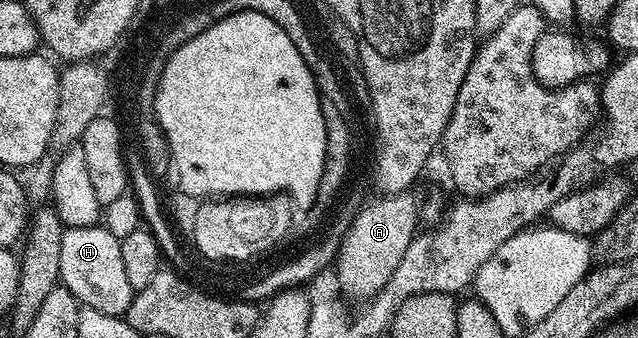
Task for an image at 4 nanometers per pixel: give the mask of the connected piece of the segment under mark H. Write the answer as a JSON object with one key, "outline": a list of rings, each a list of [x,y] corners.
{"outline":[[[98,223],[91,227],[66,229],[63,235],[63,248],[59,254],[60,284],[66,285],[75,295],[75,299],[84,308],[94,309],[103,315],[124,318],[131,307],[135,290],[127,283],[127,274],[123,267],[121,241]]]}

